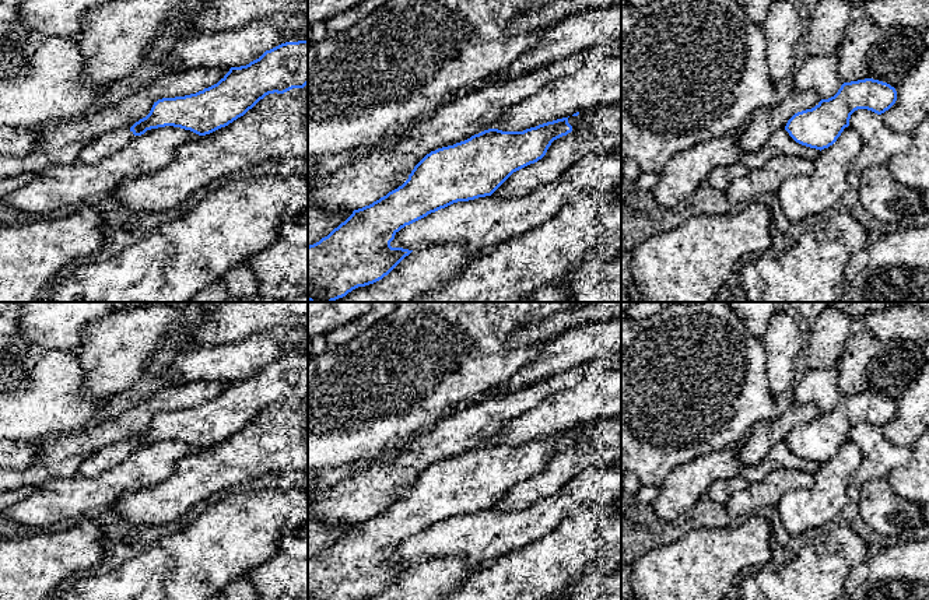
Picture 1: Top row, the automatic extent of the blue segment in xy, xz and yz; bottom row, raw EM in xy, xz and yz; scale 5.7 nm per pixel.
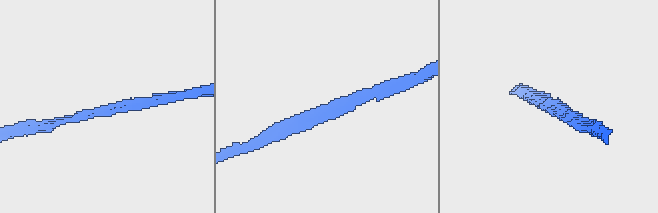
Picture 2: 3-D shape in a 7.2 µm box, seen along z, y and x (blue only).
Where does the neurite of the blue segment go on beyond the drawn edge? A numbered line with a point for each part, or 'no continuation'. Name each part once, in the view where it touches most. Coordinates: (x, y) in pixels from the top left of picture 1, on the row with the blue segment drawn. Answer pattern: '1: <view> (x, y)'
no continuation

